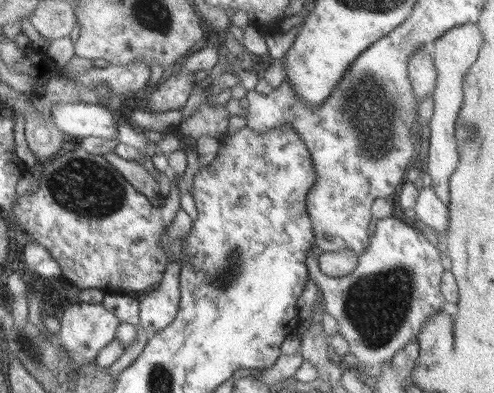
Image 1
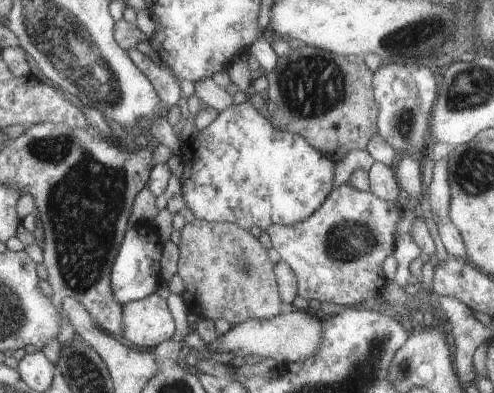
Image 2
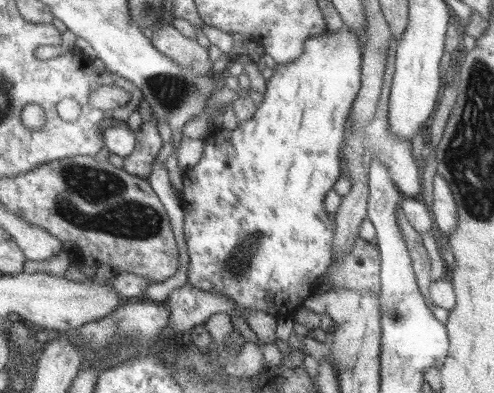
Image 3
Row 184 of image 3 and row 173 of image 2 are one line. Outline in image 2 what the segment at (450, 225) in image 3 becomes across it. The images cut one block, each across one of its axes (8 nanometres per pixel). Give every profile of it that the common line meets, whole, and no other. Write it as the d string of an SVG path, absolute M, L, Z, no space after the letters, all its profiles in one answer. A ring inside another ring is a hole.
M441 158L435 162L433 168L433 178L429 182L429 186L425 186L423 190L429 194L429 206L431 206L431 214L433 220L439 228L439 238L443 242L443 248L447 250L449 256L465 260L467 262L467 248L465 242L459 234L459 230L453 226L451 218L449 218L449 204L451 204L451 190L449 190L449 166L447 166L447 158Z

